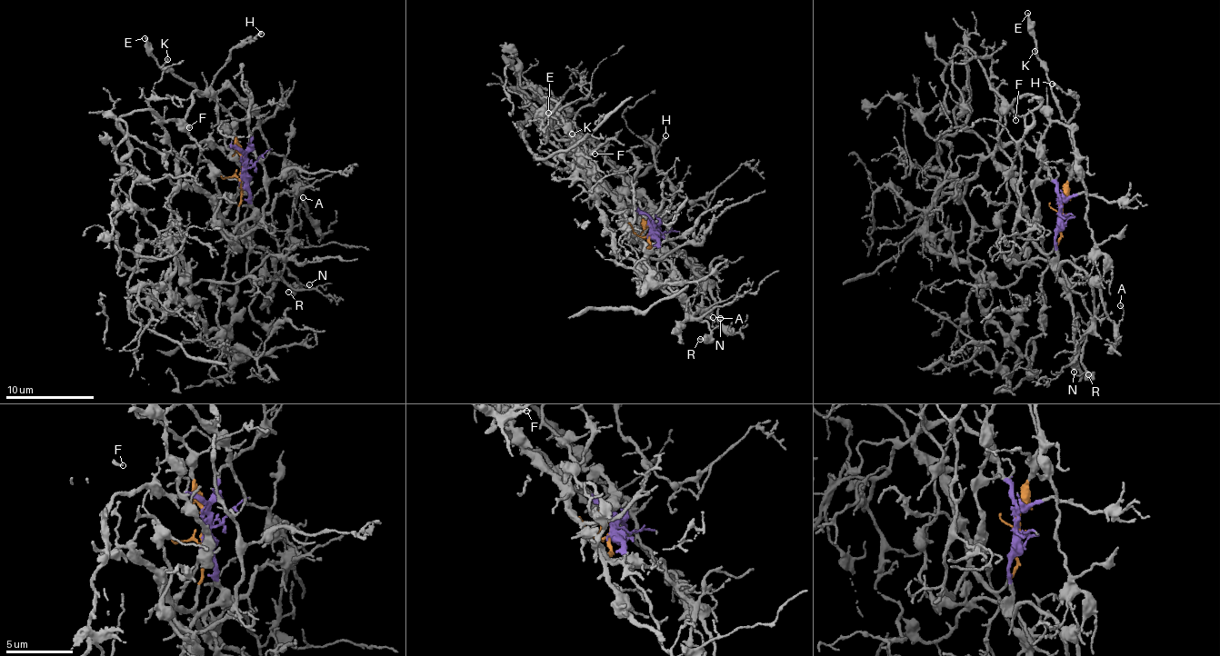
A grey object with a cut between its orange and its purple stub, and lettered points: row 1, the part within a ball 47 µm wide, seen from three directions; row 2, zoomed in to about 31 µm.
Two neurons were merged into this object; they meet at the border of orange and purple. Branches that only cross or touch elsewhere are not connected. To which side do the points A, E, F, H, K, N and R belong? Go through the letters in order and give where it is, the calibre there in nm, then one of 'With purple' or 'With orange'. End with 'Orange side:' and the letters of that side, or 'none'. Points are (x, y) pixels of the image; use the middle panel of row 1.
A: Place: (713, 317). Thickness 100 nm. With purple
E: Place: (548, 113). Thickness 190 nm. With orange
F: Place: (594, 154). Thickness 190 nm. With purple
H: Place: (665, 135). Thickness 240 nm. With orange
K: Place: (572, 134). Thickness 160 nm. With orange
N: Place: (720, 318). Thickness 130 nm. With purple
R: Place: (700, 339). Thickness 440 nm. With purple
Orange side: E, H, K

